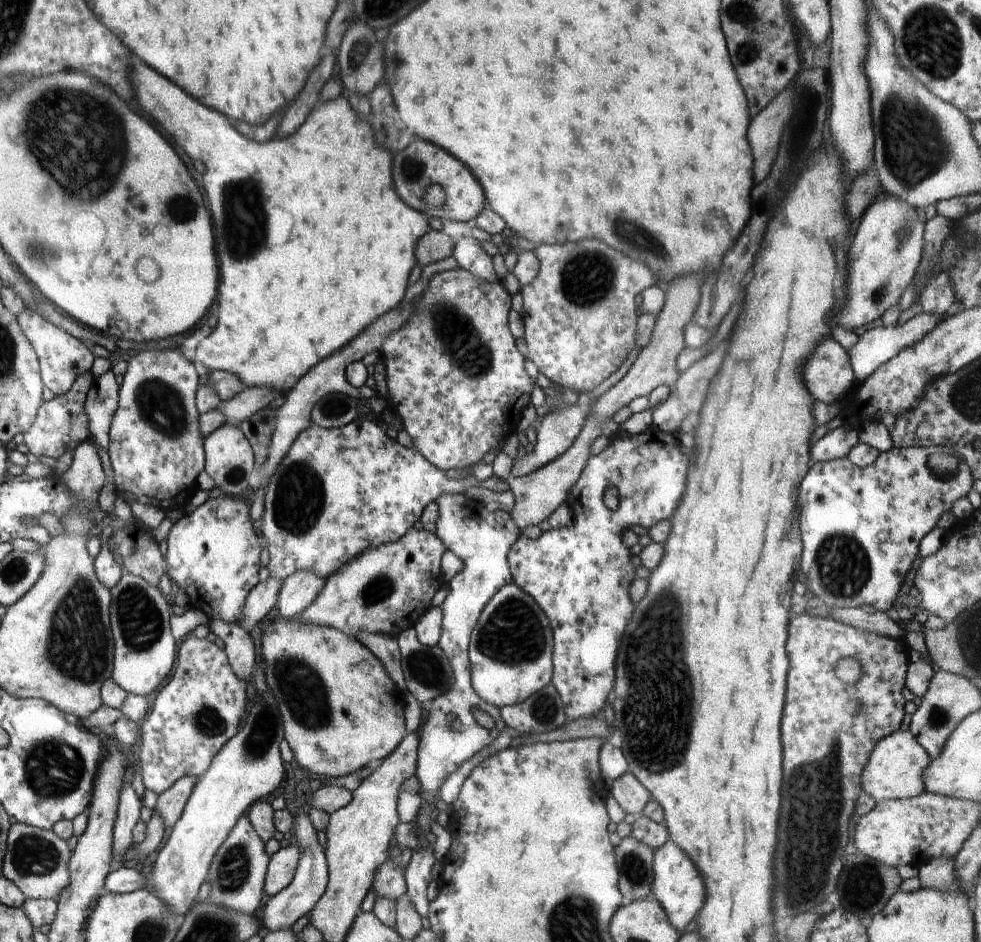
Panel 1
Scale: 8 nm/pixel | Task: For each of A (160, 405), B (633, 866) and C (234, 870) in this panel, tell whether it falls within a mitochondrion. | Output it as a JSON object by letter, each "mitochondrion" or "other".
{"A":"mitochondrion","B":"mitochondrion","C":"mitochondrion"}

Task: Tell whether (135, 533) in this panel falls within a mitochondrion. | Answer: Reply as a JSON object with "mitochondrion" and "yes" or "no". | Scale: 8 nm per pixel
{"mitochondrion":"no"}

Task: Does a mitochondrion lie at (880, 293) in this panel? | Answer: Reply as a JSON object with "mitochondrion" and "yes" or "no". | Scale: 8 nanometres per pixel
{"mitochondrion":"yes"}

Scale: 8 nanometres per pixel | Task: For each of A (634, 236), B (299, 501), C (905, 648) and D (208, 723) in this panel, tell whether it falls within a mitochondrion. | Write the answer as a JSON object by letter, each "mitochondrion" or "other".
{"A":"mitochondrion","B":"mitochondrion","C":"other","D":"mitochondrion"}

